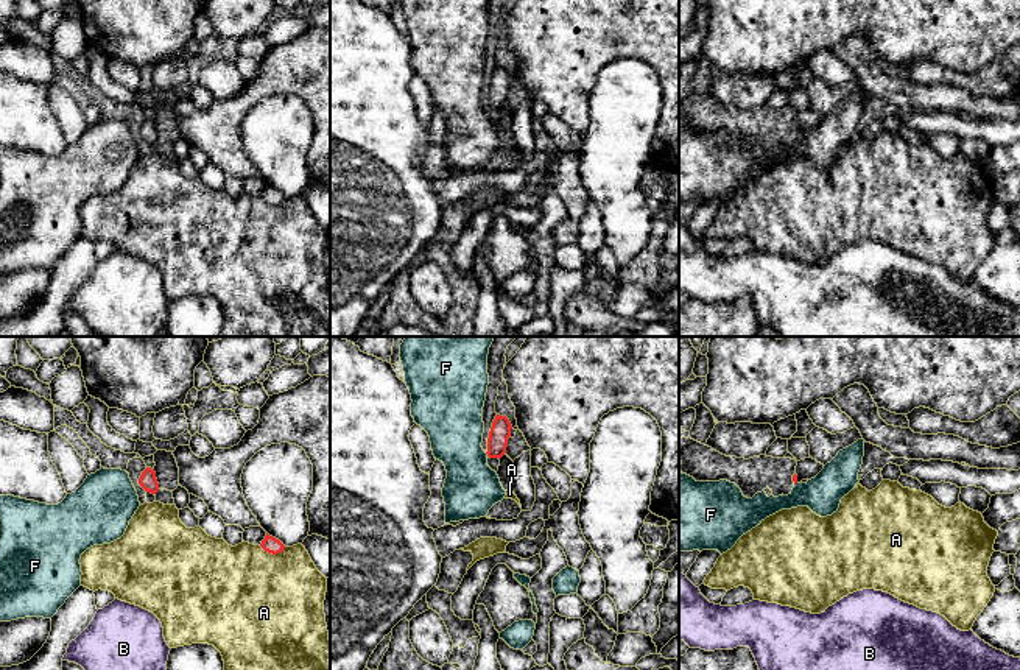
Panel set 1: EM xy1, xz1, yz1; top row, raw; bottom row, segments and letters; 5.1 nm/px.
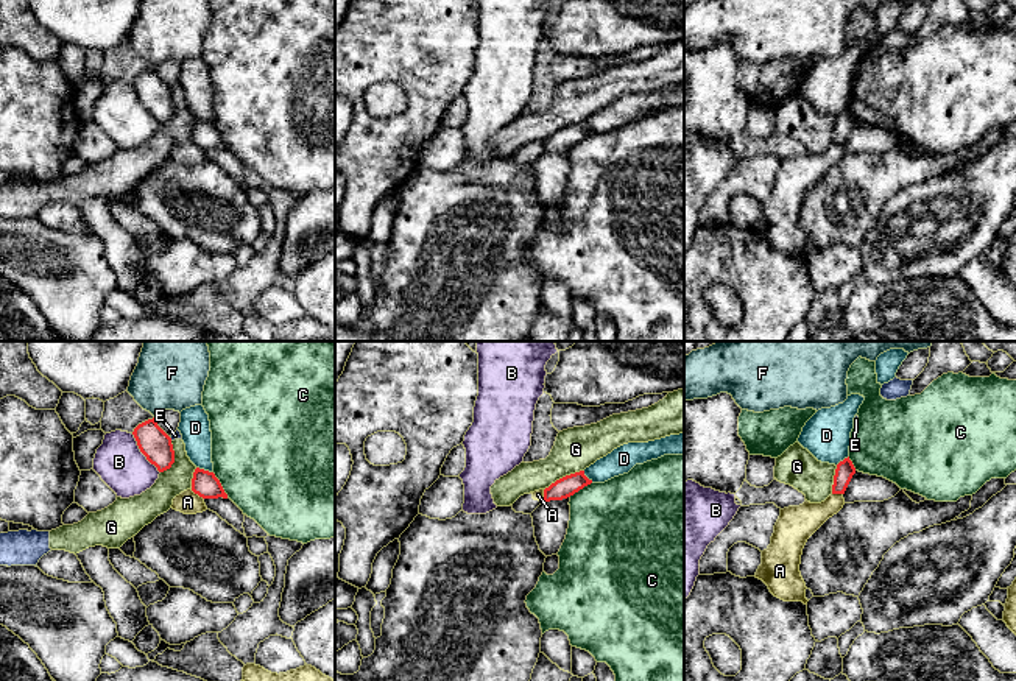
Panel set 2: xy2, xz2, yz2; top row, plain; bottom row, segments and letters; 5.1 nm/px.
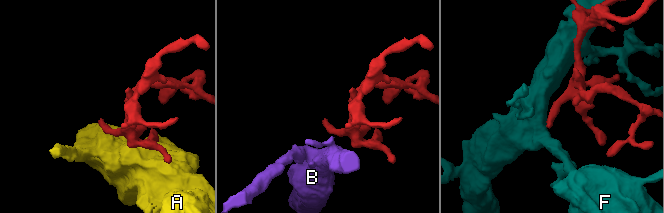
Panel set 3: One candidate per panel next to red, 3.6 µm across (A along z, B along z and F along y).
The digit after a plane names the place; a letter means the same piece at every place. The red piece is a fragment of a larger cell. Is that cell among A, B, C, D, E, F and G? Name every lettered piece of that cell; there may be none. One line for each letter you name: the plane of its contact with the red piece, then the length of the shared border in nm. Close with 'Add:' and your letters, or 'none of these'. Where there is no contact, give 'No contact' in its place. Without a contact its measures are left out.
Add: none of these

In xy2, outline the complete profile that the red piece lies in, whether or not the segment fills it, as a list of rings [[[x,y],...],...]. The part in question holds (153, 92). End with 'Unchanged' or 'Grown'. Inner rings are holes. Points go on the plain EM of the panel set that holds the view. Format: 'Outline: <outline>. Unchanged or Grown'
Outline: [[[153,70],[139,75],[132,83],[140,103],[146,111],[164,123],[175,114],[171,89]]]. Unchanged

